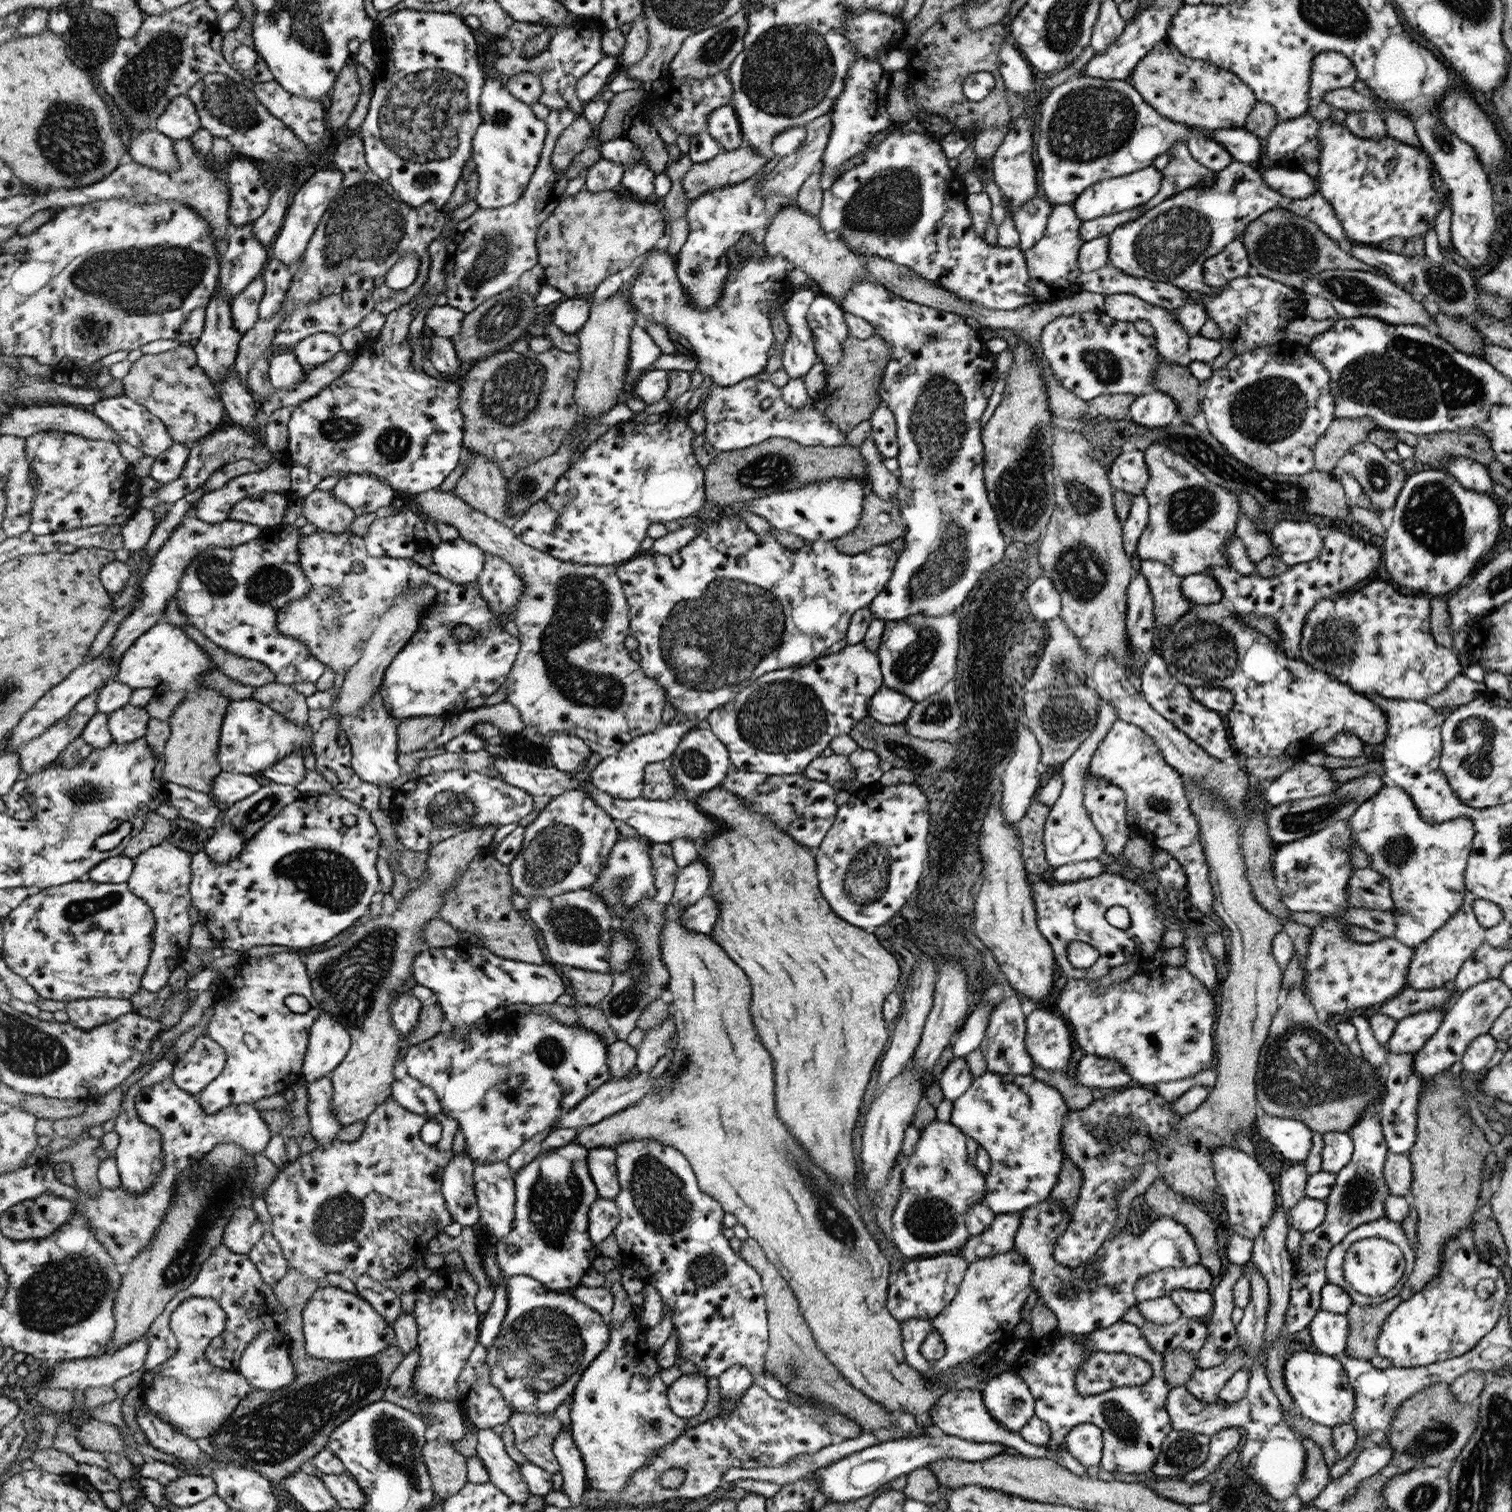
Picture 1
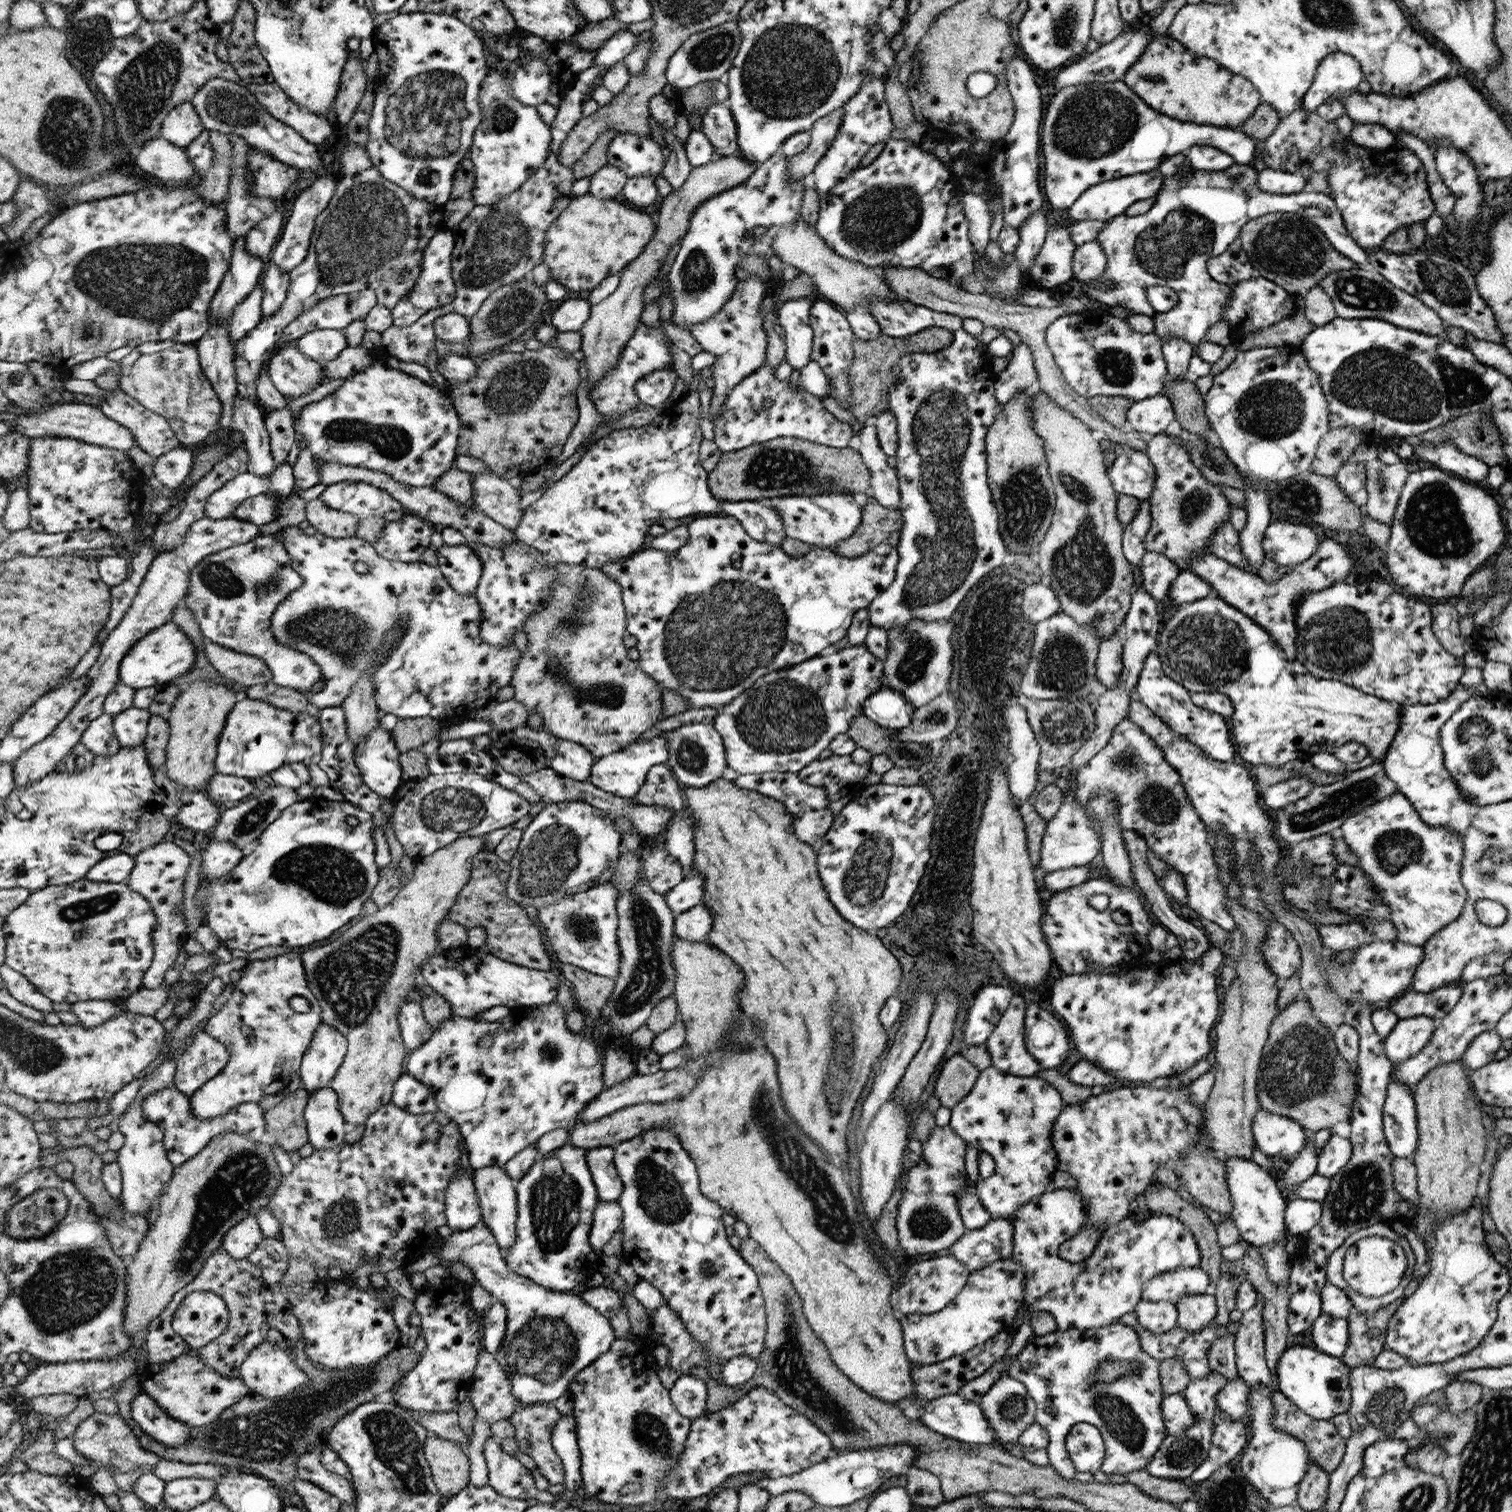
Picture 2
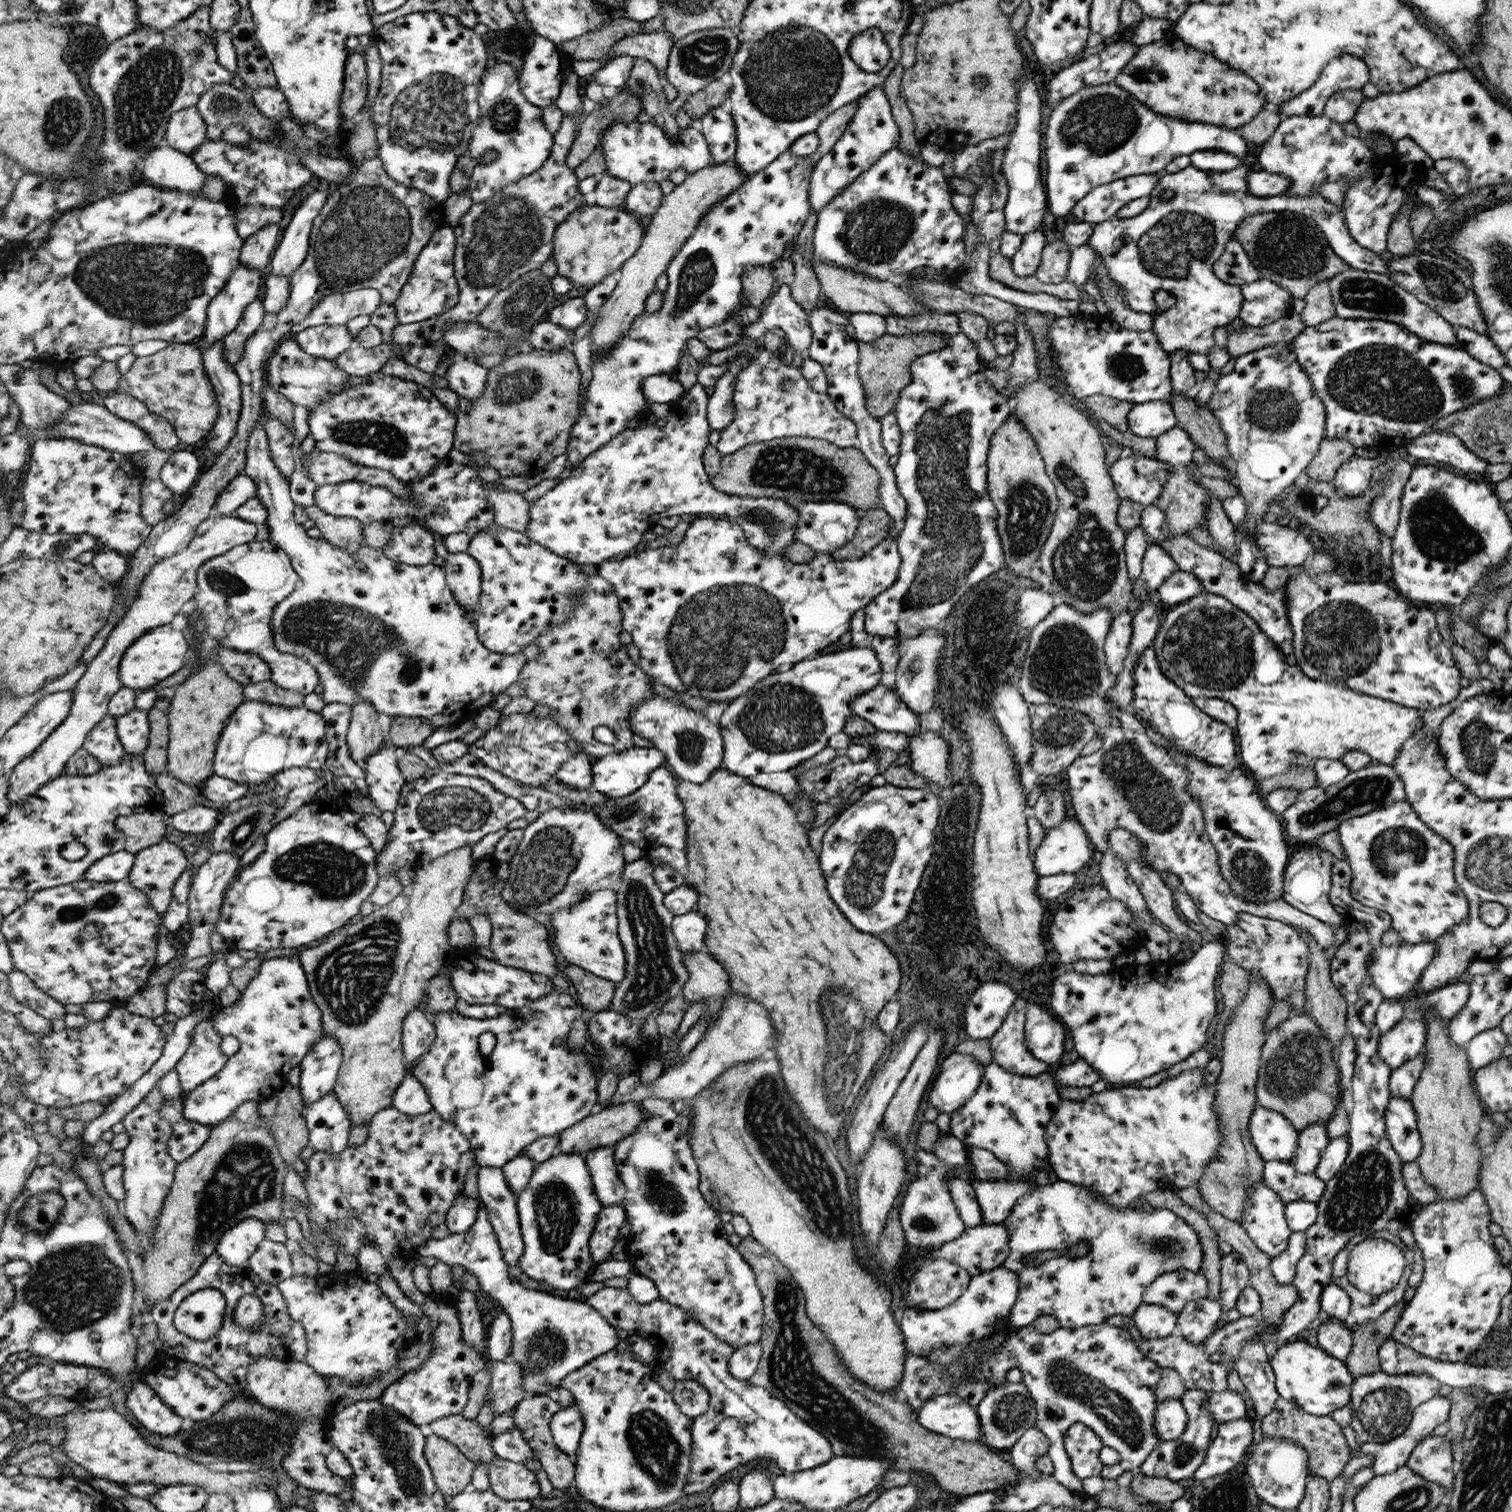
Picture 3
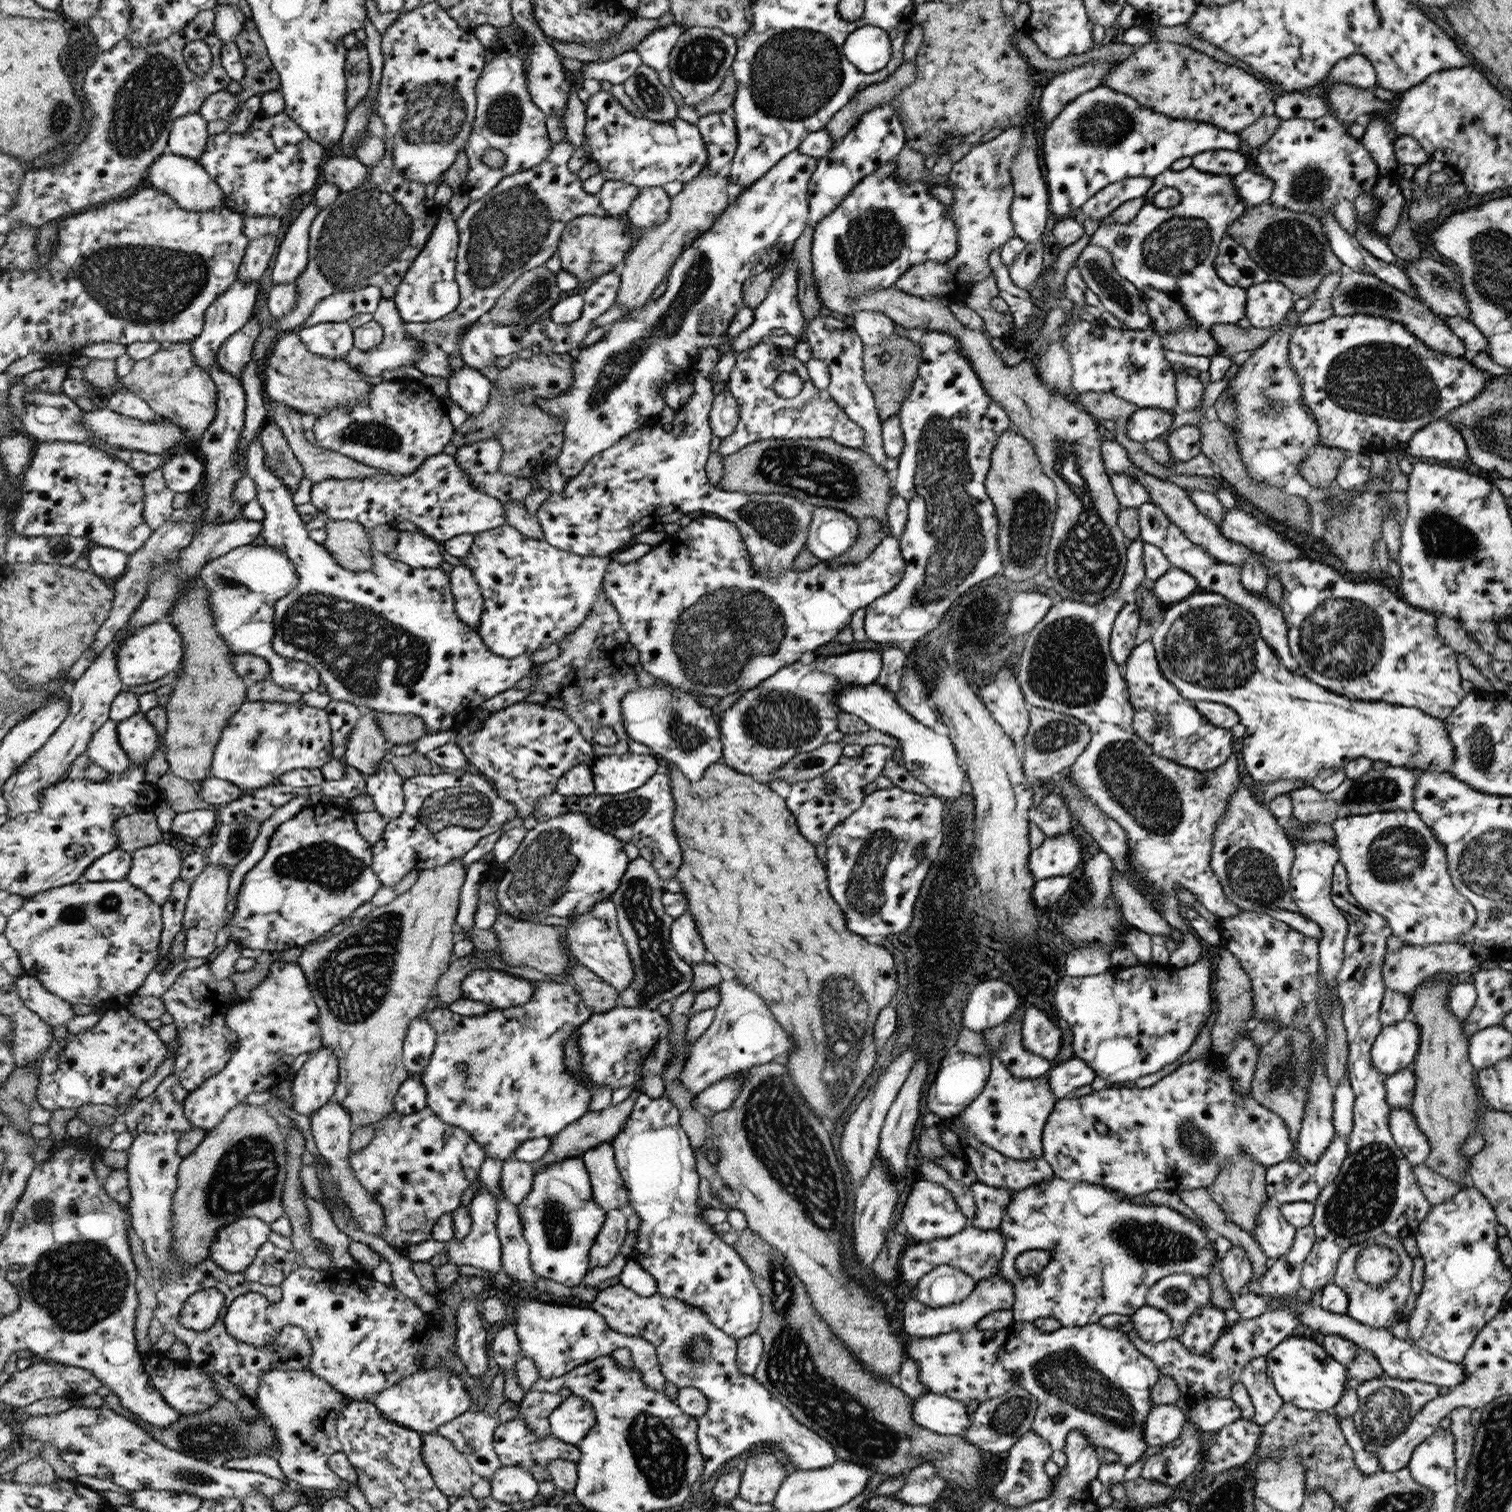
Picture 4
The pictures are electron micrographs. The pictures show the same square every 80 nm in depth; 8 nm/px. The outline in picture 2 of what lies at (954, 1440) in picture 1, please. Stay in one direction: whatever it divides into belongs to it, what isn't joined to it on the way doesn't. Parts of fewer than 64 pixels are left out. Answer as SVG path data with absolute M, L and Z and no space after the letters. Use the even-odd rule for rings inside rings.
M882 1444L868 1450L852 1450L842 1452L830 1460L826 1459L800 1473L791 1475L772 1475L760 1479L757 1483L764 1487L771 1496L780 1496L782 1493L799 1490L813 1499L816 1506L830 1508L846 1506L860 1501L863 1497L874 1493L892 1476L906 1473L913 1460L917 1457L917 1450L907 1444Z

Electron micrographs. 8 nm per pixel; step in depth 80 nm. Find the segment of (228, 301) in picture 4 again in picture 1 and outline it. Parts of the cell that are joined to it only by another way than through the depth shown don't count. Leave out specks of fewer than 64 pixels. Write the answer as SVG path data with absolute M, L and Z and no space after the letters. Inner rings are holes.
M253 222L238 226L229 244L219 256L221 276L218 282L225 298L233 300L259 275L268 260L267 247L254 233Z

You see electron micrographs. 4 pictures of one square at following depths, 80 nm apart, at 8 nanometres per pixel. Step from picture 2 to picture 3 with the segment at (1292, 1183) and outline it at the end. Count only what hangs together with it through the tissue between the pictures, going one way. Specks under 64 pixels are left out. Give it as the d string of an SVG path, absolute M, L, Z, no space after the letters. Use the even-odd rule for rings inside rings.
M1312 1124L1299 1132L1299 1144L1292 1160L1299 1173L1314 1172L1322 1152L1328 1147L1328 1132L1324 1124Z

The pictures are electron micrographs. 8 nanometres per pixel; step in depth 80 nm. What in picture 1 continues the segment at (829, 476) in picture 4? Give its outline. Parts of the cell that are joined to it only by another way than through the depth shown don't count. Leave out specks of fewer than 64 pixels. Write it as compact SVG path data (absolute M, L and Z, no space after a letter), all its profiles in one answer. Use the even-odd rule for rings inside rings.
M770 437L768 441L745 449L719 451L713 461L705 468L705 496L707 502L720 506L736 506L742 501L750 501L770 493L796 490L801 486L827 478L863 478L868 472L865 457L858 447L850 444L838 446L806 446L786 437Z

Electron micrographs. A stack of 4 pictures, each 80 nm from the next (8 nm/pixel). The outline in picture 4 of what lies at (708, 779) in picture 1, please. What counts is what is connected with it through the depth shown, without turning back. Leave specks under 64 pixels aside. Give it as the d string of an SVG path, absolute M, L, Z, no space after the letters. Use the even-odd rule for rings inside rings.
M659 681L648 688L631 690L621 702L629 738L646 745L662 761L678 765L686 778L694 782L703 777L710 765L724 757L720 722L712 709L700 705L696 697L690 691Z

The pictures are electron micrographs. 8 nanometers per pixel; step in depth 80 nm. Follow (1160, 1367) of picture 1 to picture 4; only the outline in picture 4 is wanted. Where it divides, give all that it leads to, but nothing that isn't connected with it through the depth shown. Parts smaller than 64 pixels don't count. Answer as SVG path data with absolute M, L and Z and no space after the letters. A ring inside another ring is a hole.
M1012 1319L1008 1326L999 1330L979 1330L974 1327L928 1338L904 1336L904 1339L905 1358L918 1363L919 1379L935 1395L946 1395L967 1406L971 1400L991 1400L1015 1386L1025 1388L1033 1394L1036 1398L1036 1416L1032 1430L1051 1446L1052 1459L1061 1469L1068 1464L1067 1437L1073 1430L1081 1430L1089 1438L1089 1442L1093 1443L1100 1459L1097 1478L1104 1485L1104 1490L1098 1497L1098 1504L1102 1508L1116 1505L1109 1488L1124 1480L1126 1469L1149 1447L1143 1439L1143 1426L1148 1413L1154 1408L1150 1398L1151 1388L1161 1377L1158 1367L1130 1342L1129 1335L1106 1328L1099 1322L1083 1327L1061 1326L1054 1332L1046 1333L1031 1322ZM1106 1450L1115 1452L1118 1459L1106 1463L1102 1457Z

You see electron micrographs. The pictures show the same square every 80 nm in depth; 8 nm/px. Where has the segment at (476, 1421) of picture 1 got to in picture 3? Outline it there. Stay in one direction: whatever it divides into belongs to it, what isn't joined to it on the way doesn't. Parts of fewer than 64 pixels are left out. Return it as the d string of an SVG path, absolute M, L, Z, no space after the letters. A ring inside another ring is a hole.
M484 1361L486 1369L492 1372L492 1382L487 1394L487 1401L493 1404L495 1416L515 1408L527 1396L523 1389L525 1371L522 1364L508 1361Z

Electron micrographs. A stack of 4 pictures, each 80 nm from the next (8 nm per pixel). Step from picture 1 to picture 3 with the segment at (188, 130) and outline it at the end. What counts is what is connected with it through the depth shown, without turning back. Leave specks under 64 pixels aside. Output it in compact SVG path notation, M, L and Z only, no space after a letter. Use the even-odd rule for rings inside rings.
M196 106L177 112L167 130L166 143L188 155L193 156L207 140L206 120Z

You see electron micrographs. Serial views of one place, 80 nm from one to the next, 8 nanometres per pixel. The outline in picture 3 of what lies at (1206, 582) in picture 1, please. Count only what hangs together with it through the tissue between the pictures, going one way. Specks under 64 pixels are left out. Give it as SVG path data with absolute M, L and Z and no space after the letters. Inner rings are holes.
M1176 569L1158 587L1155 595L1163 603L1180 605L1200 593L1202 593L1200 581L1192 573Z

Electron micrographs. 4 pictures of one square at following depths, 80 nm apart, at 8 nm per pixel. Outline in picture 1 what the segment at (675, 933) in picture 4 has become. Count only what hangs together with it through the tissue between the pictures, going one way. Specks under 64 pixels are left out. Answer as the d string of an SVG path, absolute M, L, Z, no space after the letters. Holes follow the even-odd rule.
M706 894L704 898L686 908L683 920L689 930L710 935L716 928L719 916L720 902L713 895Z

